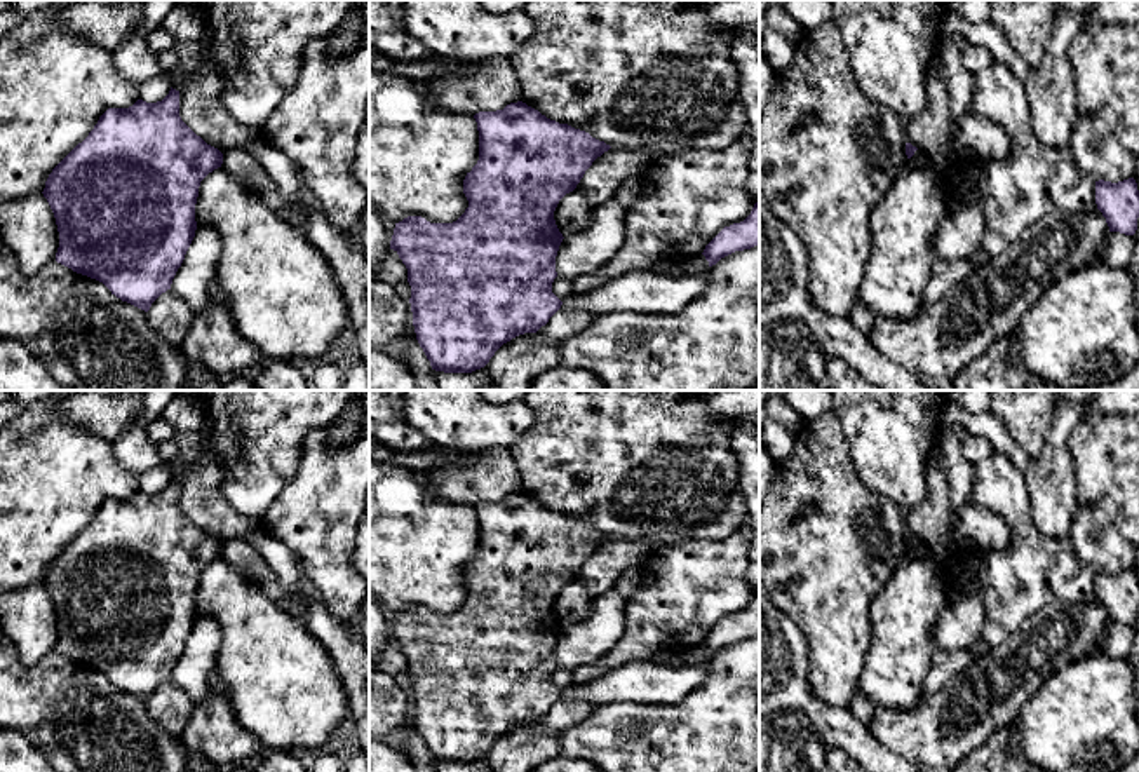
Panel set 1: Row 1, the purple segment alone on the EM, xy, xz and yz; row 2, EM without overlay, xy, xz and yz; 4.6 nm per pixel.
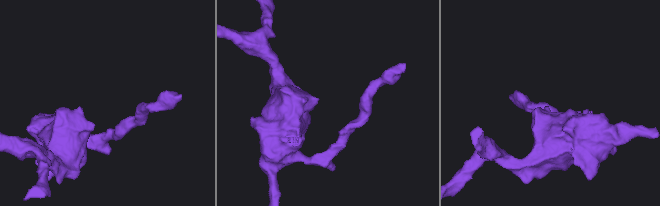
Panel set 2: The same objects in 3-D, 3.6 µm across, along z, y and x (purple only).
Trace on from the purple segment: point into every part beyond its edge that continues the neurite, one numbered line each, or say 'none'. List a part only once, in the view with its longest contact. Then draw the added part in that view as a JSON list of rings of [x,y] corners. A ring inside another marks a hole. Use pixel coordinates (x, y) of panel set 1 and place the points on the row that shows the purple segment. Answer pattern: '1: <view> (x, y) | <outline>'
none

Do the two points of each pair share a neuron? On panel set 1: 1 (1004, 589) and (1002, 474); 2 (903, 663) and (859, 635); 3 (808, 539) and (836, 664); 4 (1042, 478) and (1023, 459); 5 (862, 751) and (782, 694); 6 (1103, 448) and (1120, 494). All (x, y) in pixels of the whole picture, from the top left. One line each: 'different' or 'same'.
1: same
2: different
3: same
4: different
5: same
6: same

